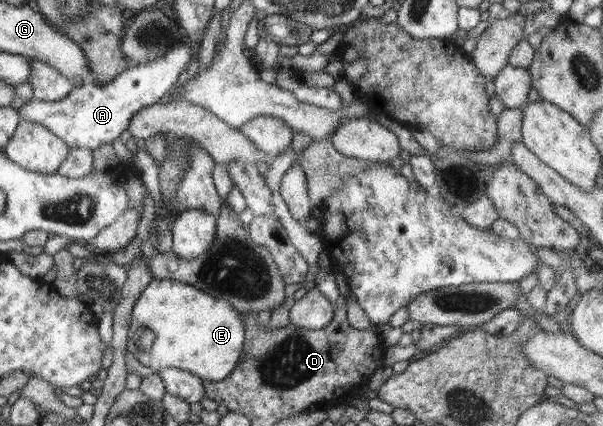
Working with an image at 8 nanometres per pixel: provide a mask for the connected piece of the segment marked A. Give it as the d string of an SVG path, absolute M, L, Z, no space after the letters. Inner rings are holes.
M181 40L168 49L160 58L152 59L144 64L137 64L132 68L119 72L110 82L104 84L96 84L92 76L89 76L82 85L73 89L60 100L57 101L41 101L32 99L22 105L18 110L20 115L27 118L29 121L39 122L44 128L47 128L51 133L60 137L69 148L89 149L91 151L99 149L101 145L112 143L117 139L125 129L128 129L130 119L143 107L153 105L165 95L172 91L173 85L179 79L179 75L193 61L192 48L187 40Z

